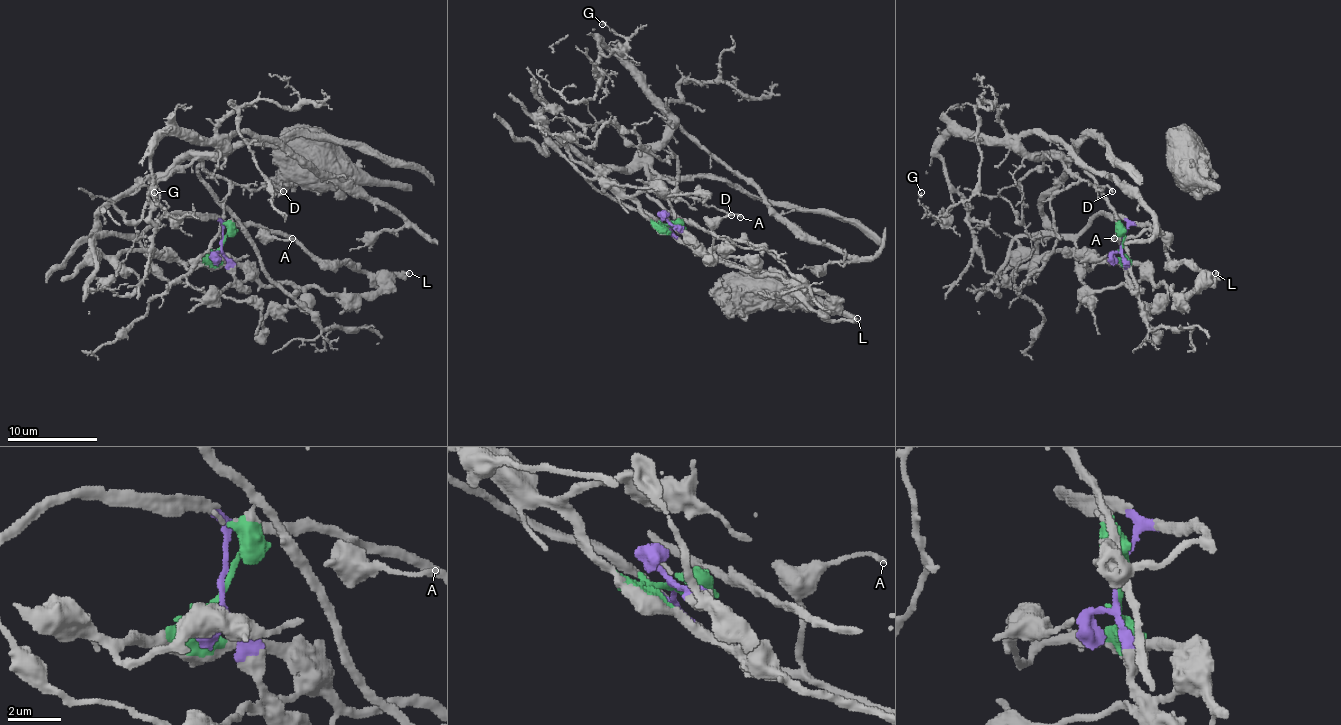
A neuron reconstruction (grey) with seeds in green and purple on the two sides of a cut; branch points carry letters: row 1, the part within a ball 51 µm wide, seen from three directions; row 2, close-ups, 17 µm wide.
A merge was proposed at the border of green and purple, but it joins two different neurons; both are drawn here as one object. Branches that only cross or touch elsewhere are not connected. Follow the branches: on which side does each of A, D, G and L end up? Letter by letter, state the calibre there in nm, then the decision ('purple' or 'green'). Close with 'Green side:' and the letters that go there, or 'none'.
A: 180 nm | purple
D: 220 nm | green
G: 130 nm | green
L: 150 nm | purple
Green side: D, G

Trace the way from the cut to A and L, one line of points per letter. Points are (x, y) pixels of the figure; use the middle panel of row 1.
A: (669, 225), (674, 234), (710, 251), (714, 227), (727, 216), (741, 218)
L: (669, 225), (674, 234), (705, 251), (761, 272), (779, 274), (828, 319), (858, 319)

